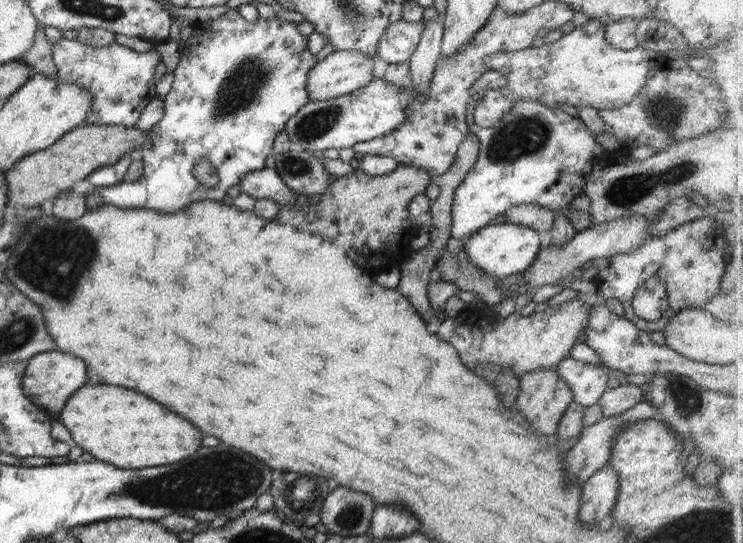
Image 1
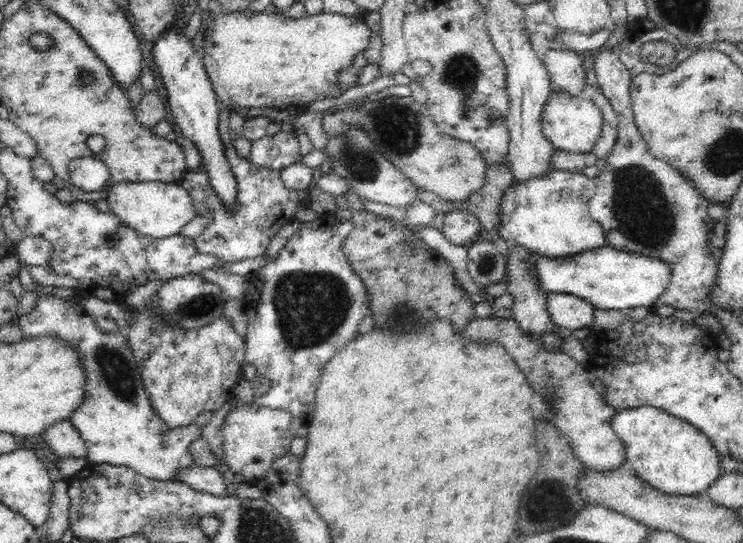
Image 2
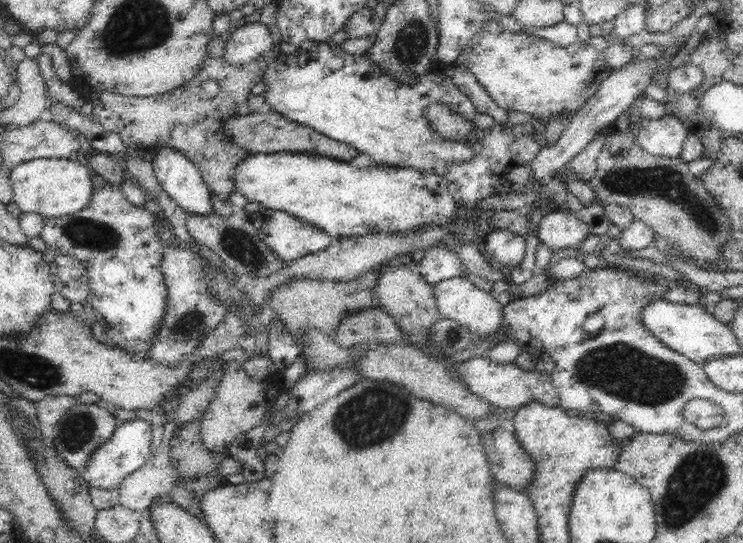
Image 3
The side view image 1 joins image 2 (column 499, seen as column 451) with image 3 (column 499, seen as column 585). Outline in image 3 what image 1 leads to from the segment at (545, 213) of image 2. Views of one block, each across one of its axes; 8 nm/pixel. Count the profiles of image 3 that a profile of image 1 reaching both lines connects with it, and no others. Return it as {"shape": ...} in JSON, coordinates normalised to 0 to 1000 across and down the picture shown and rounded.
{"shape":[[[445,76],[425,79],[419,85],[416,92],[405,90],[404,85],[400,85],[400,92],[394,99],[384,101],[380,96],[376,96],[371,101],[370,110],[366,110],[363,118],[355,125],[355,136],[353,140],[353,149],[359,158],[359,166],[353,169],[353,175],[357,180],[357,190],[363,195],[363,203],[371,204],[374,210],[384,214],[388,221],[398,223],[401,228],[406,228],[409,232],[415,232],[425,243],[431,243],[441,250],[441,254],[454,258],[455,263],[468,265],[470,271],[479,274],[485,284],[493,282],[503,298],[509,302],[514,302],[518,298],[521,304],[529,308],[541,308],[541,309],[556,309],[563,315],[581,315],[585,317],[590,324],[598,326],[602,335],[606,339],[606,352],[610,366],[619,378],[624,381],[638,383],[642,372],[646,372],[654,361],[665,359],[668,346],[673,343],[673,328],[684,317],[686,309],[692,309],[692,306],[700,306],[700,302],[713,302],[716,295],[723,291],[723,285],[728,280],[729,269],[724,265],[721,260],[721,247],[724,241],[719,238],[713,228],[694,228],[694,230],[681,230],[676,234],[676,230],[665,228],[659,238],[647,239],[643,238],[642,232],[638,230],[638,236],[634,239],[634,245],[626,256],[607,258],[600,256],[584,238],[581,238],[581,230],[579,230],[579,223],[571,217],[568,206],[579,195],[579,192],[584,192],[587,188],[596,188],[608,206],[615,206],[622,214],[629,214],[630,219],[638,217],[645,208],[643,197],[630,180],[630,177],[624,175],[619,164],[612,160],[610,144],[602,138],[598,138],[596,129],[599,127],[599,116],[592,110],[584,114],[581,122],[585,129],[581,129],[579,134],[571,134],[561,144],[561,149],[556,157],[546,157],[544,153],[538,153],[538,149],[533,149],[530,142],[528,142],[528,134],[520,131],[514,131],[514,125],[509,123],[509,120],[501,116],[498,112],[498,105],[495,101],[478,101],[471,99],[463,94],[455,79],[450,79]]]}

